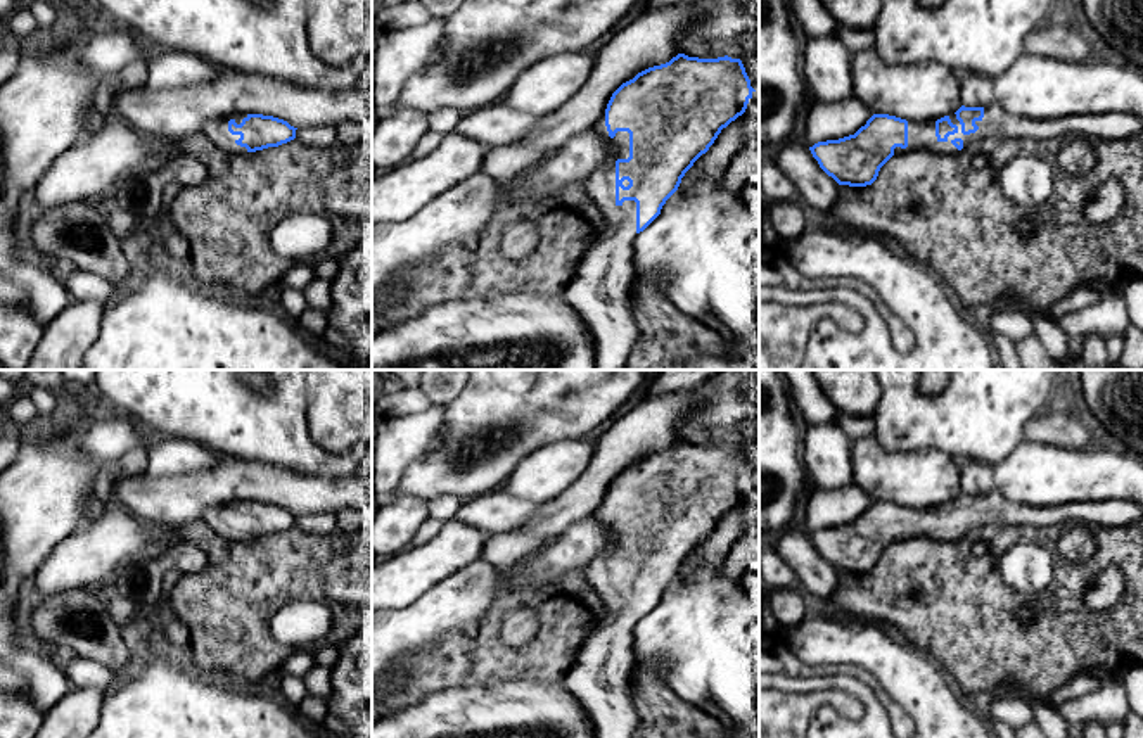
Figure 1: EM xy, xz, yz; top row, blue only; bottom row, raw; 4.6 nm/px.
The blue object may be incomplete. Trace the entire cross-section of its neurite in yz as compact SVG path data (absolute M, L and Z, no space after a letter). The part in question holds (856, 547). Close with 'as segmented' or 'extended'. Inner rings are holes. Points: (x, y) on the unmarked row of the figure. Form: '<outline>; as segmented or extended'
M998 491L989 494L965 494L961 493L951 503L937 508L906 508L889 501L873 501L865 513L854 522L818 529L809 534L820 555L832 563L839 572L866 574L872 572L880 555L894 543L915 538L927 538L930 541L953 543L958 538L977 529L993 529L998 525L1034 525L1034 527L1067 527L1088 525L1091 529L1107 529L1127 525L1143 519L1143 508L1133 501L1103 499L1103 501L1081 501L1053 506L1029 506L1015 505L1003 498Z; extended

